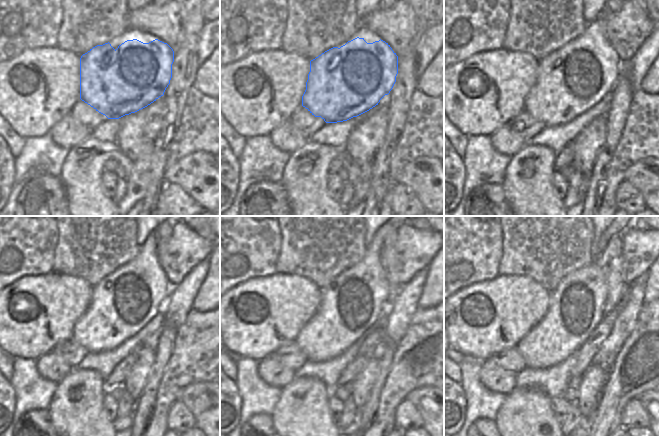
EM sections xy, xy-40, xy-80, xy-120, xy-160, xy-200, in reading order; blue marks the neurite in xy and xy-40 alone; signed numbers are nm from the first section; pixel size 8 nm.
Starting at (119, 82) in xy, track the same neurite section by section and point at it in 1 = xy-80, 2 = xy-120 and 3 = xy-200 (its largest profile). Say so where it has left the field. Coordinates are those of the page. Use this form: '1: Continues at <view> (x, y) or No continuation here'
1: Continues at xy-80 (571, 80)
2: Continues at xy-120 (124, 302)
3: Continues at xy-200 (576, 307).

